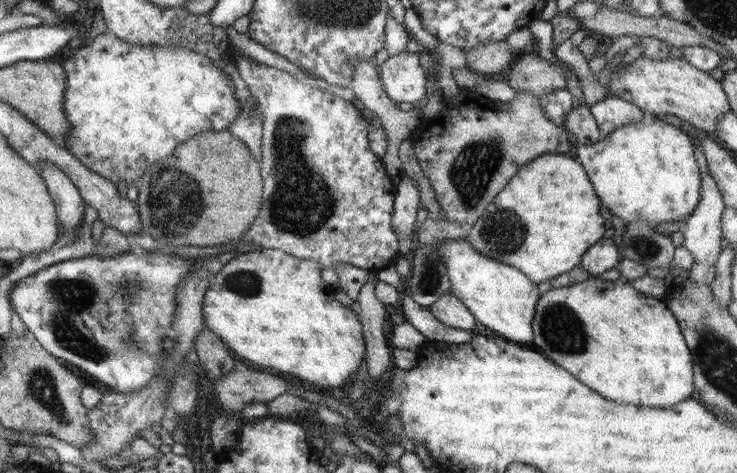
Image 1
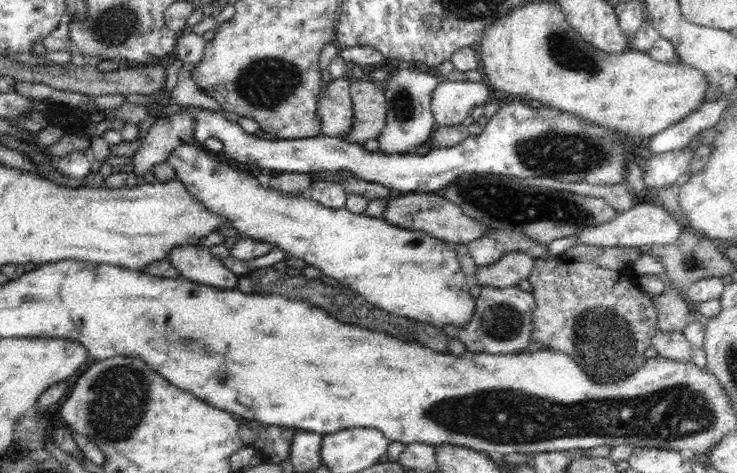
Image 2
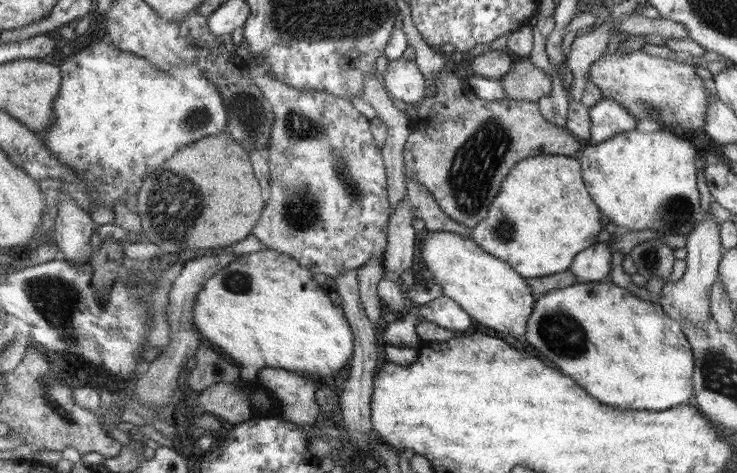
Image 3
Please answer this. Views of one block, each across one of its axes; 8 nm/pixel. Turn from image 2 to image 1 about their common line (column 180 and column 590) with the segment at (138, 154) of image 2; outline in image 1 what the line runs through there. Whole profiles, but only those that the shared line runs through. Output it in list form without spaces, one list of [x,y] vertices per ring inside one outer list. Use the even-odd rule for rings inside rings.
[[[588,104],[570,109],[565,116],[563,126],[572,134],[576,144],[591,145],[606,138]]]

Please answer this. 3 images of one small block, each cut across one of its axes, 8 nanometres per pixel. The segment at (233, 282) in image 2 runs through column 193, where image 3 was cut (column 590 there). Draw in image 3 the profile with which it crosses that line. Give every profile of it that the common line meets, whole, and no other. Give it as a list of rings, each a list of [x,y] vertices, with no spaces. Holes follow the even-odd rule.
[[[600,242],[579,254],[569,270],[577,277],[577,283],[605,281],[610,274],[612,258],[609,244]]]

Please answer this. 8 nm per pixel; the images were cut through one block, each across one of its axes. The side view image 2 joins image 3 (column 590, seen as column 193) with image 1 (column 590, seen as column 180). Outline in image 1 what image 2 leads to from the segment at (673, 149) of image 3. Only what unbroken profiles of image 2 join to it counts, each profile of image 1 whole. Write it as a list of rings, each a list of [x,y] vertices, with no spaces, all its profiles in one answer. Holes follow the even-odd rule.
[[[655,118],[648,124],[645,121],[631,122],[627,126],[622,126],[616,131],[611,132],[605,139],[600,142],[591,145],[576,144],[575,154],[577,154],[580,160],[583,162],[588,177],[592,180],[593,187],[596,188],[597,195],[601,197],[602,204],[605,208],[608,208],[608,213],[612,216],[621,218],[626,225],[628,223],[636,223],[636,221],[646,221],[652,225],[661,224],[662,222],[675,222],[682,221],[682,218],[686,219],[693,215],[696,208],[700,203],[700,172],[698,172],[698,164],[696,164],[696,158],[694,158],[694,146],[692,146],[692,140],[690,136],[686,136],[684,131],[674,125],[666,123],[664,118]]]

